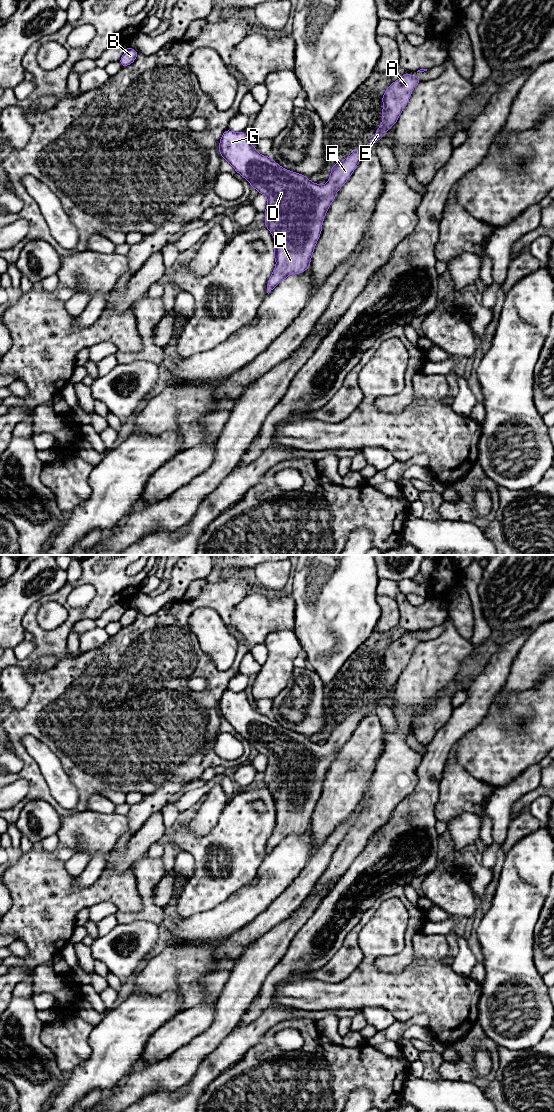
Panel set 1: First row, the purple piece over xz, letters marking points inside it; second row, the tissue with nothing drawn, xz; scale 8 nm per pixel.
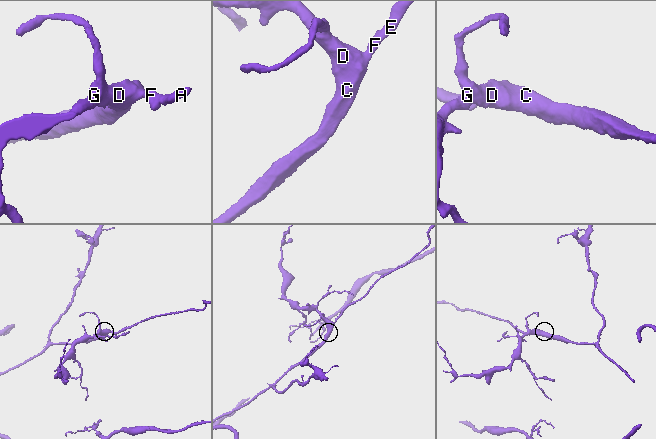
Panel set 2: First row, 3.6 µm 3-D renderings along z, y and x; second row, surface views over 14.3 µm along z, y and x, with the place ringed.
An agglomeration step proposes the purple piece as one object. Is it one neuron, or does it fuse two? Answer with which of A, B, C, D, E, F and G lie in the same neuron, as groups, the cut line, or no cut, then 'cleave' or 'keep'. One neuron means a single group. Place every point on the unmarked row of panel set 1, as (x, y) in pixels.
A B C D E F G; no cut; keep

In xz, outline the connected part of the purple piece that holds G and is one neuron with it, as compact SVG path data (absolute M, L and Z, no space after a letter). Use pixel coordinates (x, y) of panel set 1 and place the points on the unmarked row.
M405 632L403 636L388 646L382 656L381 678L383 682L372 700L367 705L357 708L343 721L333 724L330 737L325 745L314 743L303 734L281 727L271 716L259 714L245 692L234 692L228 689L223 692L218 706L219 714L250 743L252 748L267 757L264 783L275 800L273 816L276 820L273 833L267 842L268 854L289 835L301 834L310 827L315 806L322 792L324 778L330 764L336 758L337 751L348 741L359 722L369 714L370 708L396 684L402 670L409 662L412 651L421 641L419 637Z

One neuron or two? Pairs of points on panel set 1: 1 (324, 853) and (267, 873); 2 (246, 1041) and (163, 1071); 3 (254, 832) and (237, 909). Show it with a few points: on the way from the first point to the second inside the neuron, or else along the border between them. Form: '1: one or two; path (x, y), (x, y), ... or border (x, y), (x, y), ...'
1: two; border (311, 857), (295, 877)
2: two; border (224, 1038), (193, 1073)
3: two; border (258, 869), (251, 880), (239, 887), (224, 901)

